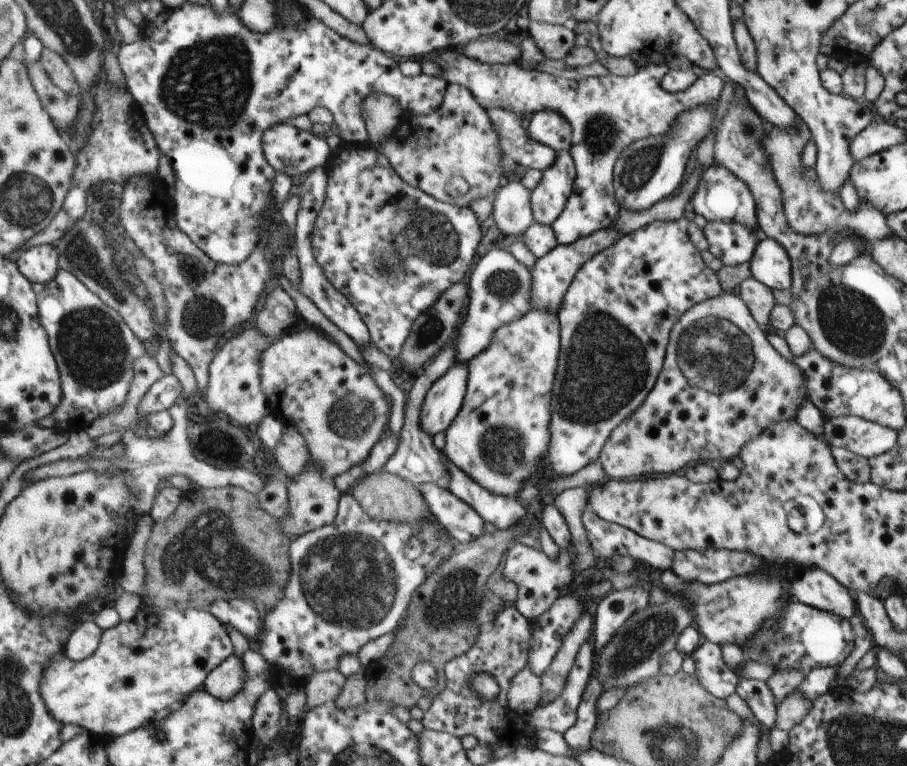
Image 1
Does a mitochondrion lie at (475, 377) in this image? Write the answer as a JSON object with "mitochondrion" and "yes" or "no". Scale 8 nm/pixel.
{"mitochondrion":"no"}

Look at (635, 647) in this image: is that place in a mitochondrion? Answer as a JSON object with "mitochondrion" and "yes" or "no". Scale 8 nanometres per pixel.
{"mitochondrion":"yes"}

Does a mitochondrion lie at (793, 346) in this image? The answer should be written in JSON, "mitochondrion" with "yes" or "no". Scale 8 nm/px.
{"mitochondrion":"no"}

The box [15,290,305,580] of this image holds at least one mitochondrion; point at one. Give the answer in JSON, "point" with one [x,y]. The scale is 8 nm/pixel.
{"point":[90,341]}

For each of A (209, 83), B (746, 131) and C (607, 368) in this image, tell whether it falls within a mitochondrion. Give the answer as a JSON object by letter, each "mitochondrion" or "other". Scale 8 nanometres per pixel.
{"A":"mitochondrion","B":"mitochondrion","C":"mitochondrion"}

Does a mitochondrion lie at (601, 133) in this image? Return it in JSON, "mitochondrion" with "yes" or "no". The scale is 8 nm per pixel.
{"mitochondrion":"yes"}

